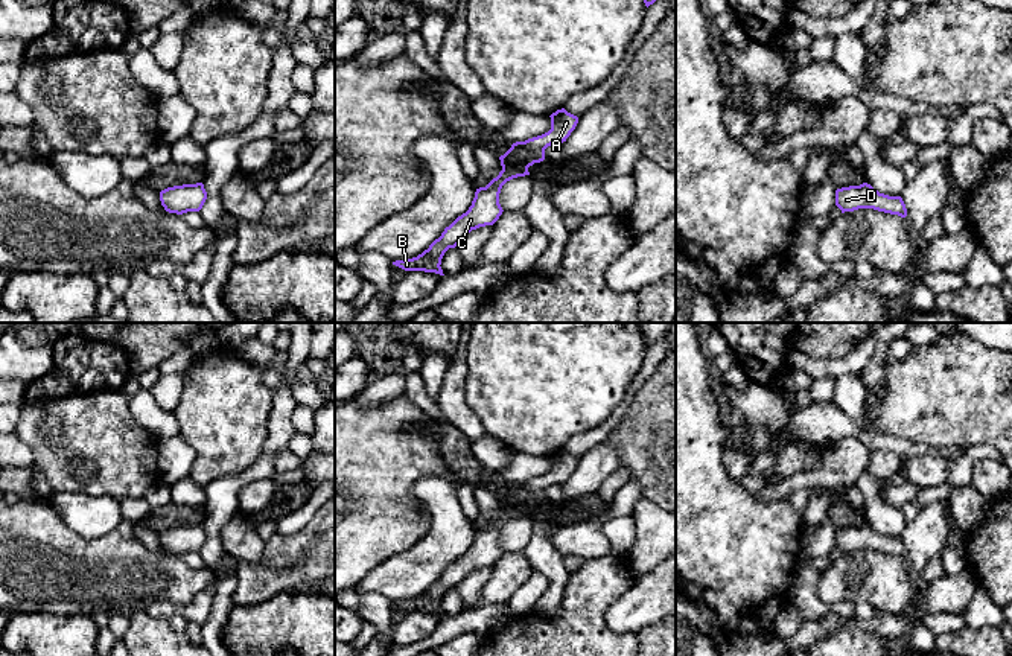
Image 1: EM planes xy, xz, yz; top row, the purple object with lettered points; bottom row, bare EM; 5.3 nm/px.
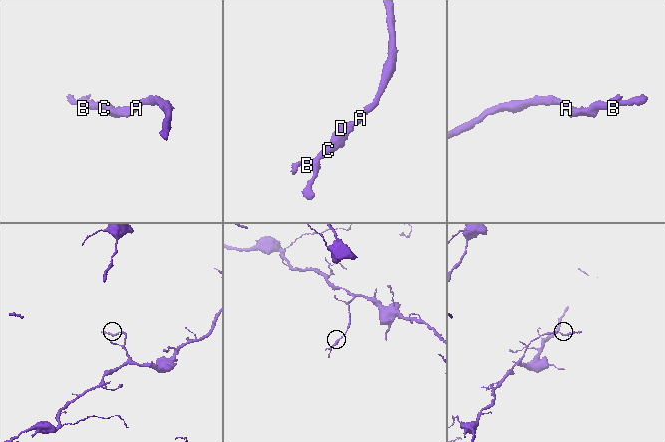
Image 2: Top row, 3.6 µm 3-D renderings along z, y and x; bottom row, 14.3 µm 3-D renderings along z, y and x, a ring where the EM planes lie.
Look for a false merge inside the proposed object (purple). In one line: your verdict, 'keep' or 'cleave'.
keep

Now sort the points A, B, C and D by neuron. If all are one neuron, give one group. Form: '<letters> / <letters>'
A B C D

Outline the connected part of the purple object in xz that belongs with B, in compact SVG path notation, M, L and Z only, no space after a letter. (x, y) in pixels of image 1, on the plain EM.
M565 449L551 457L551 470L542 476L516 482L499 498L502 511L485 528L475 533L472 546L458 557L428 591L412 600L396 601L393 606L405 612L425 612L443 615L441 600L449 589L455 589L472 571L493 566L502 556L499 534L502 527L517 517L530 516L528 508L545 501L545 490L554 484L563 484L578 464L578 458Z

